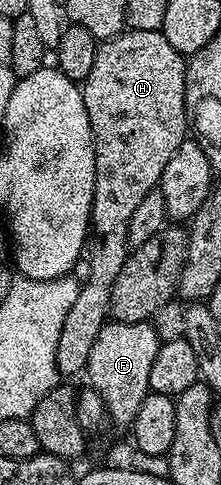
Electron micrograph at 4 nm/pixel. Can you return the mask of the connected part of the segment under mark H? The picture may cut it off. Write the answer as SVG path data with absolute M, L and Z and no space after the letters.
M125 30L119 36L105 40L96 49L94 67L82 82L86 114L90 118L92 140L96 144L96 181L94 182L94 198L92 199L92 219L90 221L90 282L80 285L80 293L70 306L70 314L66 314L66 323L62 326L62 335L58 338L58 354L56 368L61 377L76 376L85 371L90 358L90 350L94 350L94 338L109 323L112 287L115 279L122 271L130 249L128 246L128 227L134 210L150 194L150 190L158 187L162 178L162 170L166 170L166 162L174 158L174 150L182 146L190 132L188 108L184 105L186 98L185 57L180 55L170 42L166 42L163 31L151 32Z

